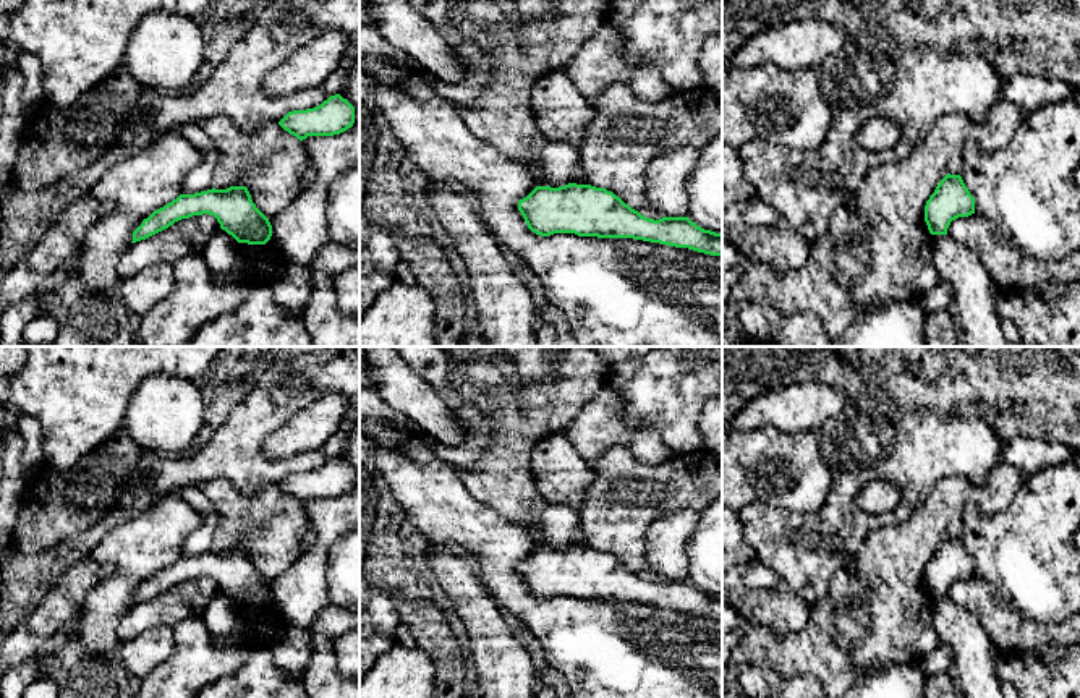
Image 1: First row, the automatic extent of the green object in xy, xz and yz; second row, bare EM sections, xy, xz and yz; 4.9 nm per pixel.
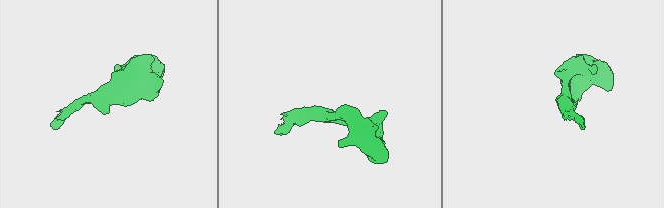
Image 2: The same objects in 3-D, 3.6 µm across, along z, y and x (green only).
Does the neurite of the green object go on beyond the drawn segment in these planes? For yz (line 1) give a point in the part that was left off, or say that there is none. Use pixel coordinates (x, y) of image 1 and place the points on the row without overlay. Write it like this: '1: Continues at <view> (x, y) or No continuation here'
1: No continuation here

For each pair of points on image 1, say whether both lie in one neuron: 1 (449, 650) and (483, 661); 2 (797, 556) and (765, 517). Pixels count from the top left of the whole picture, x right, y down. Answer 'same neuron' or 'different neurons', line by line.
1: different neurons
2: same neuron

